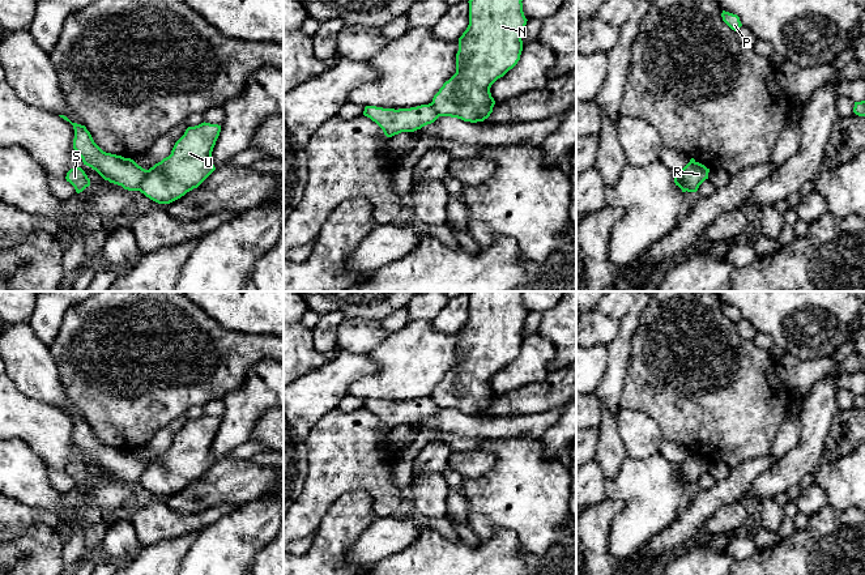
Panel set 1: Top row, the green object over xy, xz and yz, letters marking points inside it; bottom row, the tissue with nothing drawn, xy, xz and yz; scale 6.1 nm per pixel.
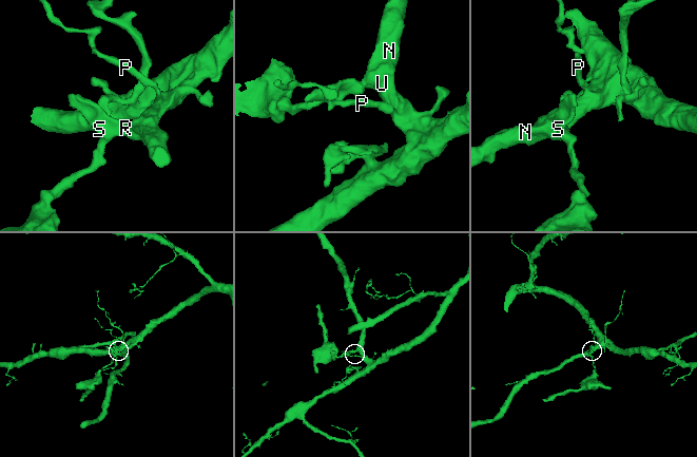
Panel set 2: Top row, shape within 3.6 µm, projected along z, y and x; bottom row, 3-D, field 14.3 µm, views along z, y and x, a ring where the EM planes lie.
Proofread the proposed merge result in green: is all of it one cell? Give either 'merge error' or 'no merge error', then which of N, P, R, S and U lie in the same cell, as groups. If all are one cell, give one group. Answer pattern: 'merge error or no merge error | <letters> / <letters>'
merge error | N P U / R S

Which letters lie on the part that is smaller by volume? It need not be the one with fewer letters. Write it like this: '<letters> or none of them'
R, S

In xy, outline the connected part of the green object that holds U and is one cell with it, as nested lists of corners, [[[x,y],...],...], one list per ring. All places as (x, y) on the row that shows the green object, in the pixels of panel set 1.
[[[221,125],[188,127],[171,154],[150,167],[140,192],[158,204],[170,204],[197,188],[214,170],[212,152]]]

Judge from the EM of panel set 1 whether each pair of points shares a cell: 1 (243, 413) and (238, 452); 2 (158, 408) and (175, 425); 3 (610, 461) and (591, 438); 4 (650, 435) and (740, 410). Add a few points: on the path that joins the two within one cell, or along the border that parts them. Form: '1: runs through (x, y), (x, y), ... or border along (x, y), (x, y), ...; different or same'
1: border along (250, 439), (234, 447), (224, 458); different
2: border along (184, 412), (162, 426), (148, 441); different
3: border along (600, 426), (597, 451), (592, 459); different
4: border along (639, 412), (647, 413), (659, 425), (664, 438); different

